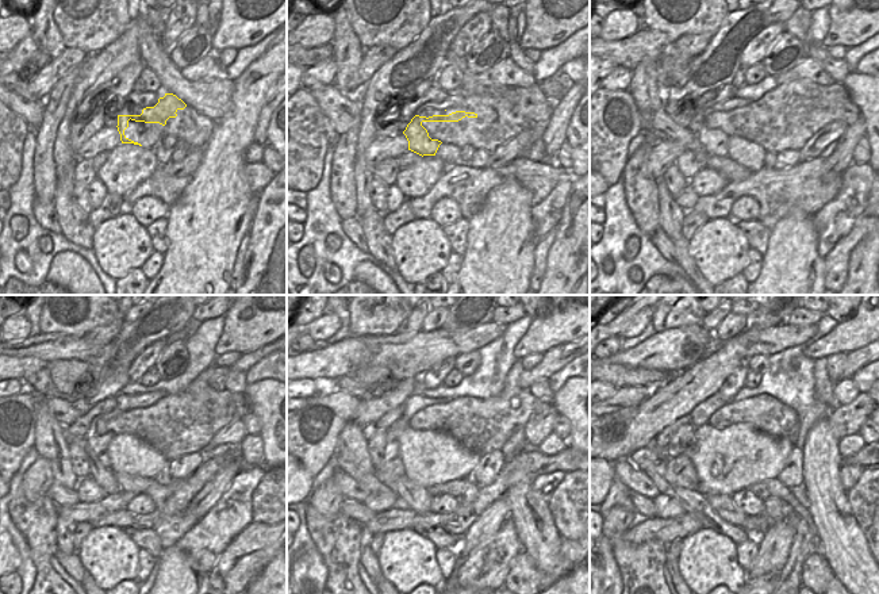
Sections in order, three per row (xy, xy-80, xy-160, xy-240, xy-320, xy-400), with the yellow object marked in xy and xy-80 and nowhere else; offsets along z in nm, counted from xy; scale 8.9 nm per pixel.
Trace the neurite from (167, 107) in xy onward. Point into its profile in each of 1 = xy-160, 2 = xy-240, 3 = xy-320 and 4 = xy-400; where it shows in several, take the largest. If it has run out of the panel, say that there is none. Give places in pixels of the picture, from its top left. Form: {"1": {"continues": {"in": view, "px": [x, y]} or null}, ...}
{"1": {"continues": {"in": "xy-160", "px": [714, 140]}}, "2": {"continues": {"in": "xy-240", "px": [99, 436]}}, "3": {"continues": {"in": "xy-320", "px": [391, 468]}}, "4": {"continues": {"in": "xy-400", "px": [680, 471]}}}

